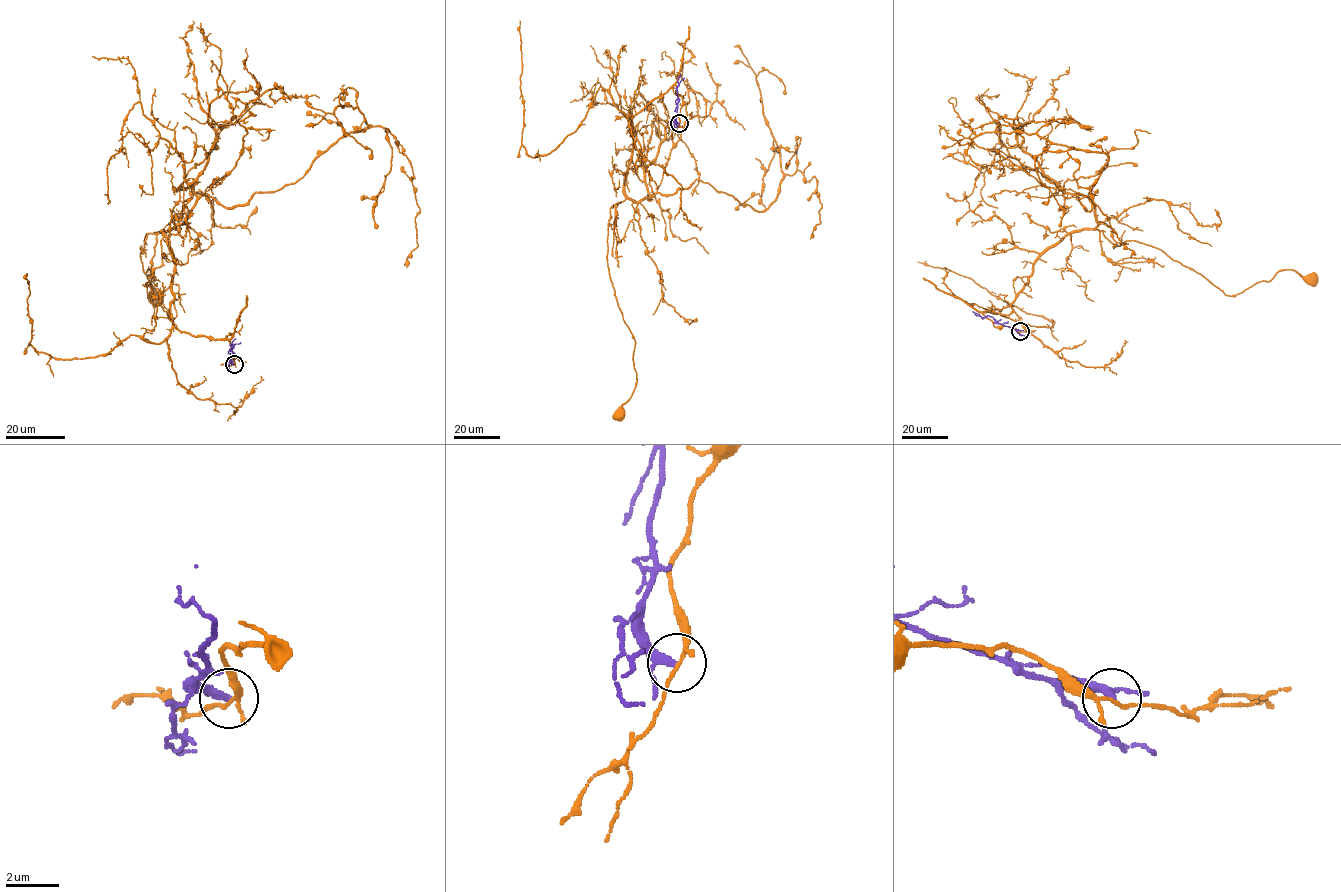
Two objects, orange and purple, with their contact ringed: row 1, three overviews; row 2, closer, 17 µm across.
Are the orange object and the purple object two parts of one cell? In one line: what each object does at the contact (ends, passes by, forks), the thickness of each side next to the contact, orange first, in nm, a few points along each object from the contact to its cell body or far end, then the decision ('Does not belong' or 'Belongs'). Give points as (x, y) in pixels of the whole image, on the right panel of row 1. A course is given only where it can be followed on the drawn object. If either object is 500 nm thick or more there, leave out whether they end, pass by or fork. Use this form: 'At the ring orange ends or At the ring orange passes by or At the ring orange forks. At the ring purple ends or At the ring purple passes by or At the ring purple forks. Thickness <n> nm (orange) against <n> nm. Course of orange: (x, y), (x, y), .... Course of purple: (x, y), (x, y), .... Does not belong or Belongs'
At the ring orange forks. At the ring purple passes by. Thickness 110 nm (orange) against 240 nm. Course of orange: (1020, 331), (982, 313), (1009, 306), (1033, 262), (1083, 229), (1159, 248), (1228, 295), (1284, 270), (1311, 280). Course of purple: (1020, 331), (972, 311). Does not belong

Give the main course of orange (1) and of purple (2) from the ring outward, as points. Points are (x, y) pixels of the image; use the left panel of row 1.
1: (234, 364), (228, 340), (173, 325), (164, 232), (147, 234), (140, 257), (174, 318), (179, 286), (157, 298)
2: (234, 364), (230, 363), (231, 344), (233, 346), (232, 342), (235, 339)

